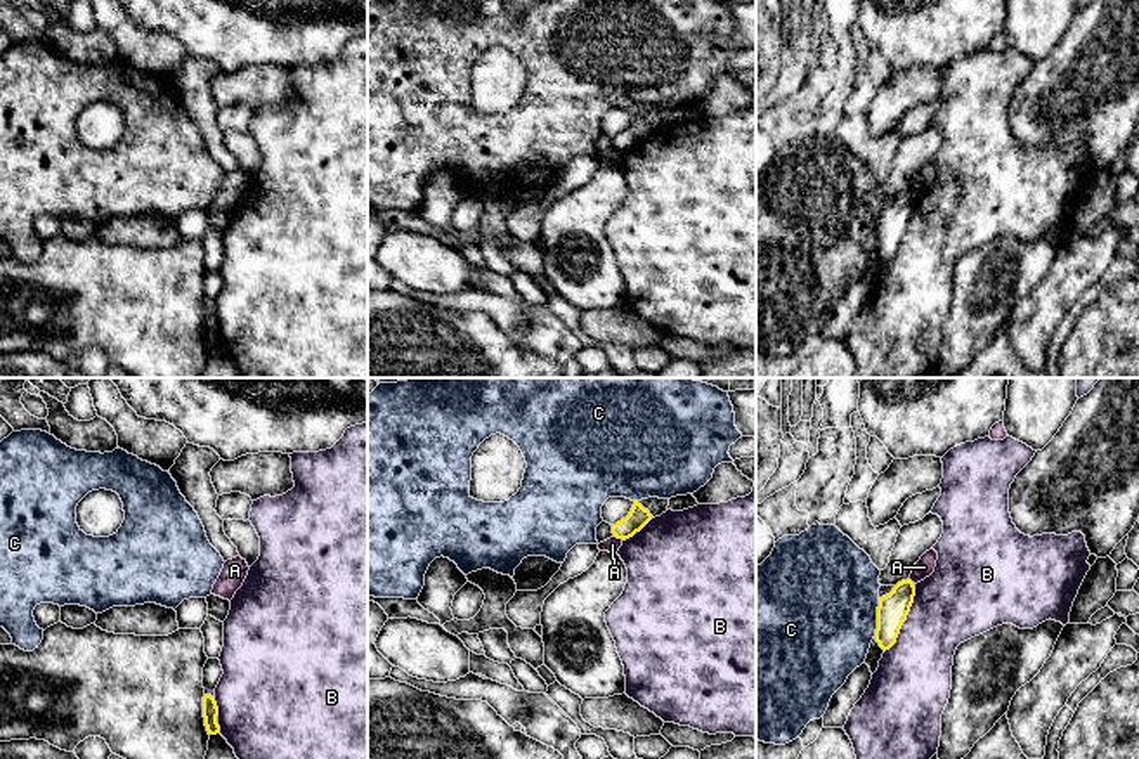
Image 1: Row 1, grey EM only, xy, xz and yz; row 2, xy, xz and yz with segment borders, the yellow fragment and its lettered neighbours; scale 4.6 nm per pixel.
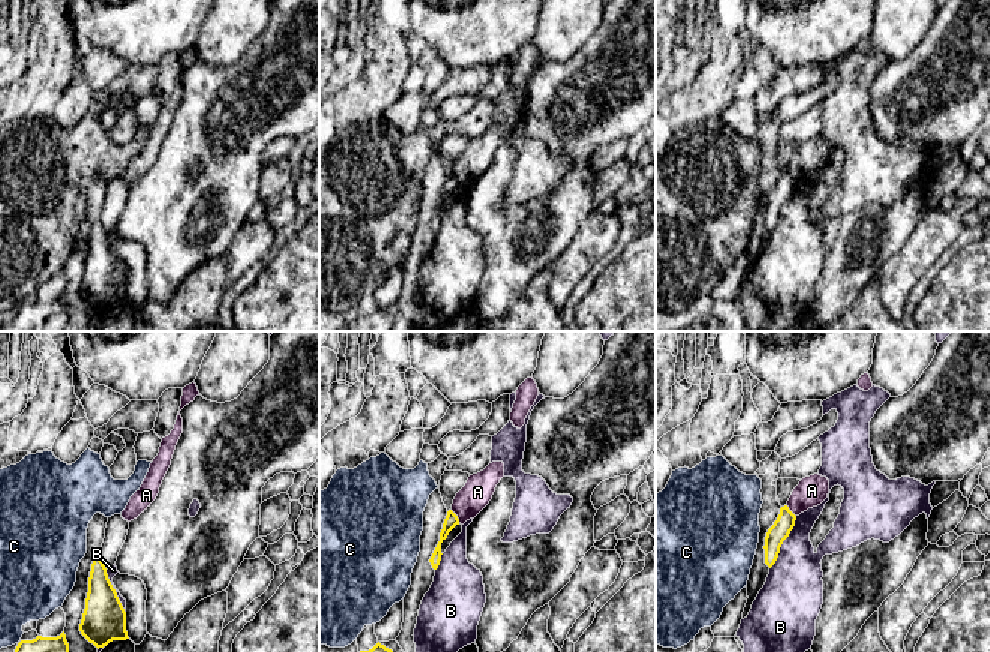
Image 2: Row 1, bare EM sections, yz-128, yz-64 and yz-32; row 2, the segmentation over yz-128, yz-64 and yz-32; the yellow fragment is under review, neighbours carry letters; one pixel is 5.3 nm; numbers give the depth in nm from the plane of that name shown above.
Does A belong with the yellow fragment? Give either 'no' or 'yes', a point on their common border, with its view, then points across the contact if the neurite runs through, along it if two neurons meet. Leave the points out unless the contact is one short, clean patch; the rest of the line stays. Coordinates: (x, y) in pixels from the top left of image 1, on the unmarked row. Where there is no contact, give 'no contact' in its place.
no; contact xz (619, 149); border xz (614, 148), (623, 151)

